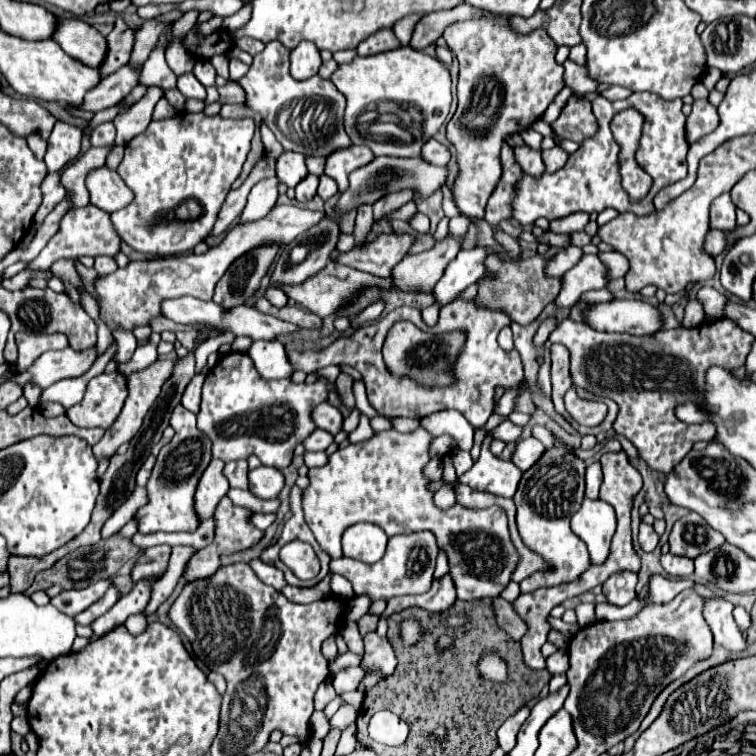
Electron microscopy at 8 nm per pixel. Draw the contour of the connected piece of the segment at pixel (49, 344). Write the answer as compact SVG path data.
M19 332L15 336L19 348L19 360L11 366L15 370L27 370L35 358L39 358L47 350L61 350L67 348L67 338L63 334L25 334Z

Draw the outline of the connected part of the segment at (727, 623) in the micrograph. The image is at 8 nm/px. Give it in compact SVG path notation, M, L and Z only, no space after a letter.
M705 600L703 616L715 636L715 644L729 652L745 650L745 638L733 620L733 604L727 600Z

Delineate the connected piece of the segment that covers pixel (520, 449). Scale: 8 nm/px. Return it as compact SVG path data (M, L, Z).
M525 438L525 440L519 440L517 442L517 448L515 448L513 456L511 456L511 462L519 470L529 470L541 458L543 452L545 452L545 446L539 440Z

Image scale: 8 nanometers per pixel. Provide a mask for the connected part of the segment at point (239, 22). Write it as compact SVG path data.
M245 4L241 10L232 16L225 17L222 22L222 28L227 31L233 31L245 25L251 17L252 6Z

